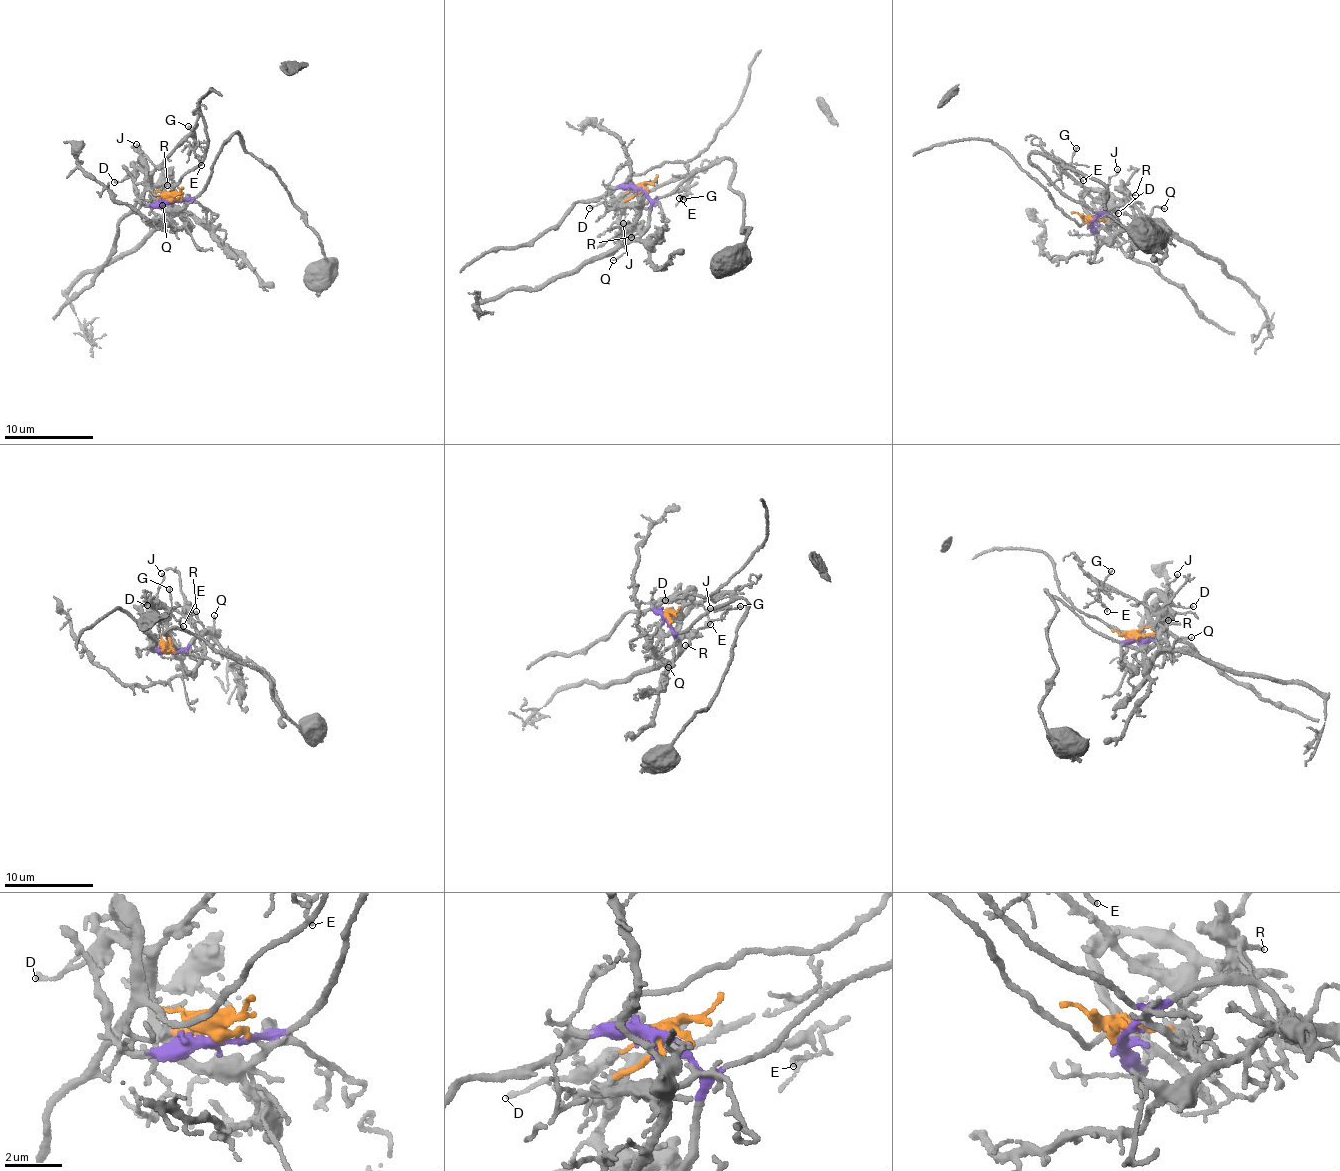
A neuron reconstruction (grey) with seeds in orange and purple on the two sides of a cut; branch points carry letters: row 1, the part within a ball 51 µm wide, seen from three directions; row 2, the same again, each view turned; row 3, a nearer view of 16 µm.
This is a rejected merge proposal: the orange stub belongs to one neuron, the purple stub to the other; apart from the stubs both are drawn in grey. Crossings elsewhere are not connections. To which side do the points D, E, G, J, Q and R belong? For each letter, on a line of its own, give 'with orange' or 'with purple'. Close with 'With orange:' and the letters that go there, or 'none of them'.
D: with orange
E: with orange
G: with orange
J: with orange
Q: with purple
R: with purple
With orange: D, E, G, J

